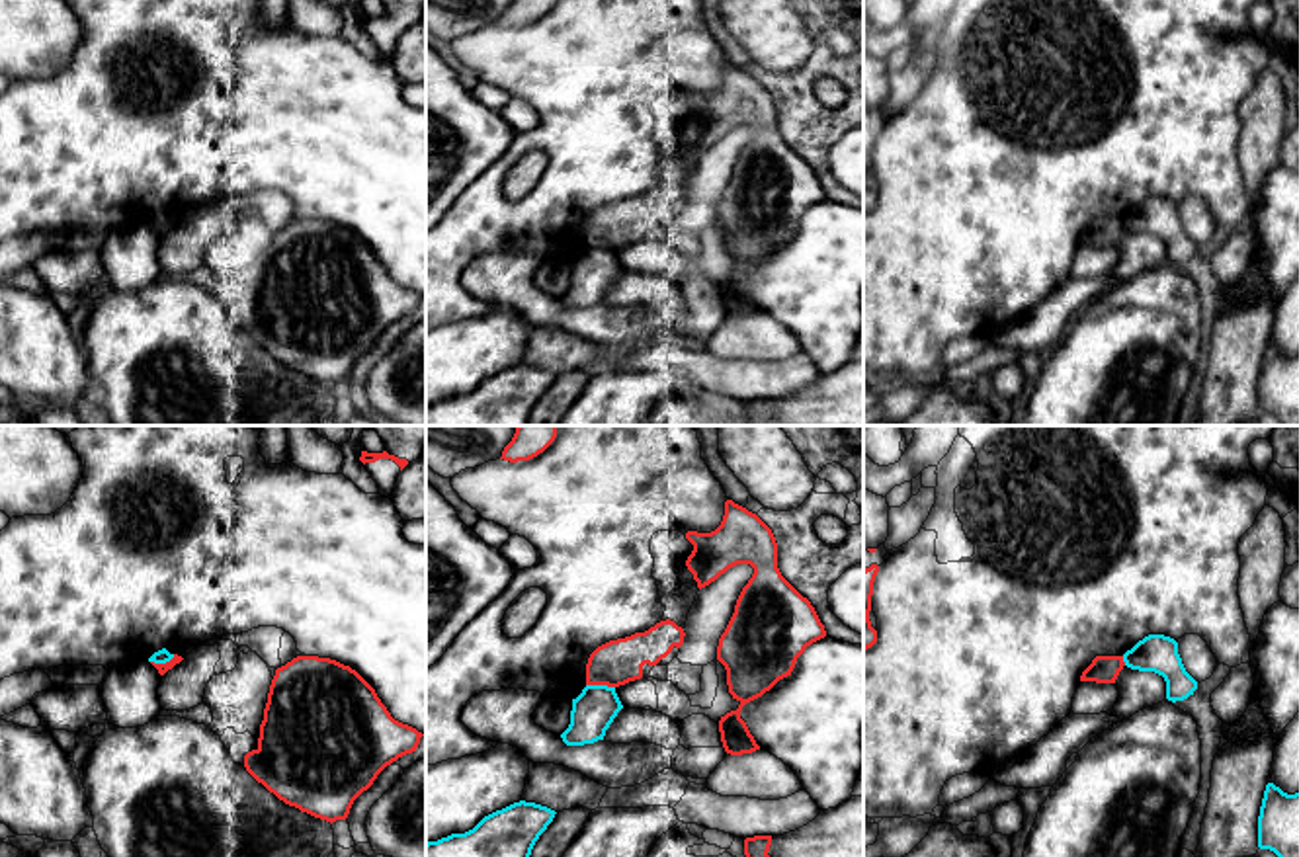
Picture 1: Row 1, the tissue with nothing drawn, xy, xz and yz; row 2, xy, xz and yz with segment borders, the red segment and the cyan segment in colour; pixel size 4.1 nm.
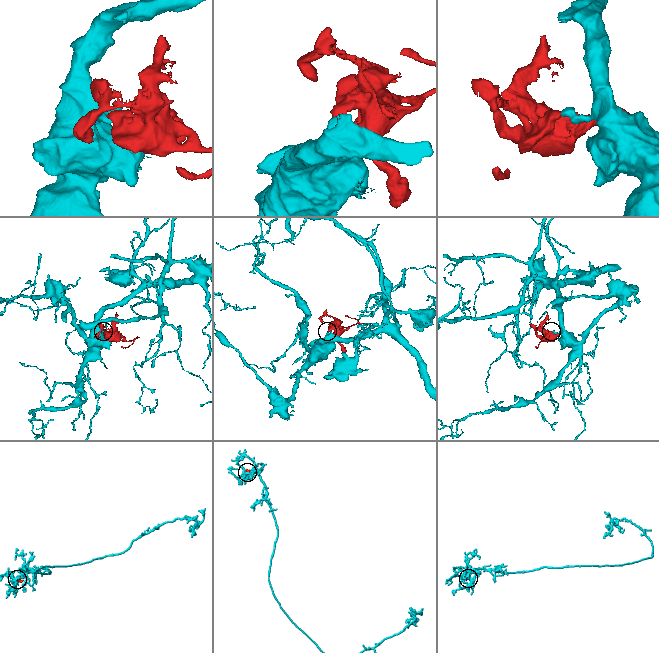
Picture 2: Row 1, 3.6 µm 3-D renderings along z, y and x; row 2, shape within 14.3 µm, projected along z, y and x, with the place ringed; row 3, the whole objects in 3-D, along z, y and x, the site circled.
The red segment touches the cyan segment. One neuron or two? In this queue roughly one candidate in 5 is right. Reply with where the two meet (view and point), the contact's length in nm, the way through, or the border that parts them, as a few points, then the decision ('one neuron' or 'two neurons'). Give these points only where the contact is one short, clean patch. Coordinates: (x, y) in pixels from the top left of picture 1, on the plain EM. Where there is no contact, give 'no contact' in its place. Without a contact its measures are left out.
xz (600, 246) | 120 nm | along xz (586, 246), (614, 250) | two neurons

